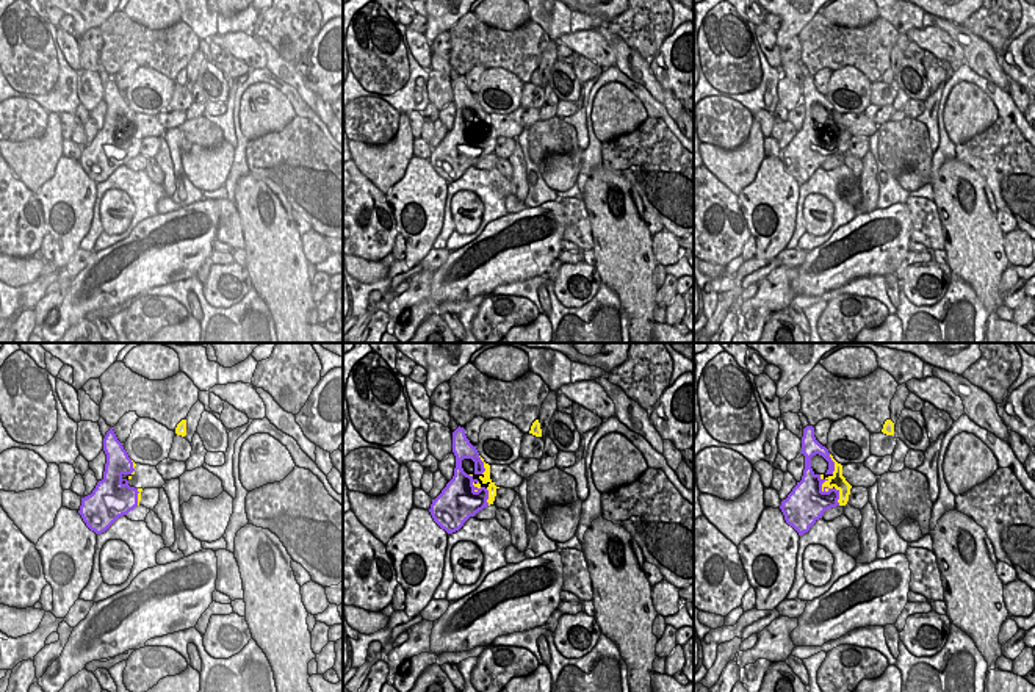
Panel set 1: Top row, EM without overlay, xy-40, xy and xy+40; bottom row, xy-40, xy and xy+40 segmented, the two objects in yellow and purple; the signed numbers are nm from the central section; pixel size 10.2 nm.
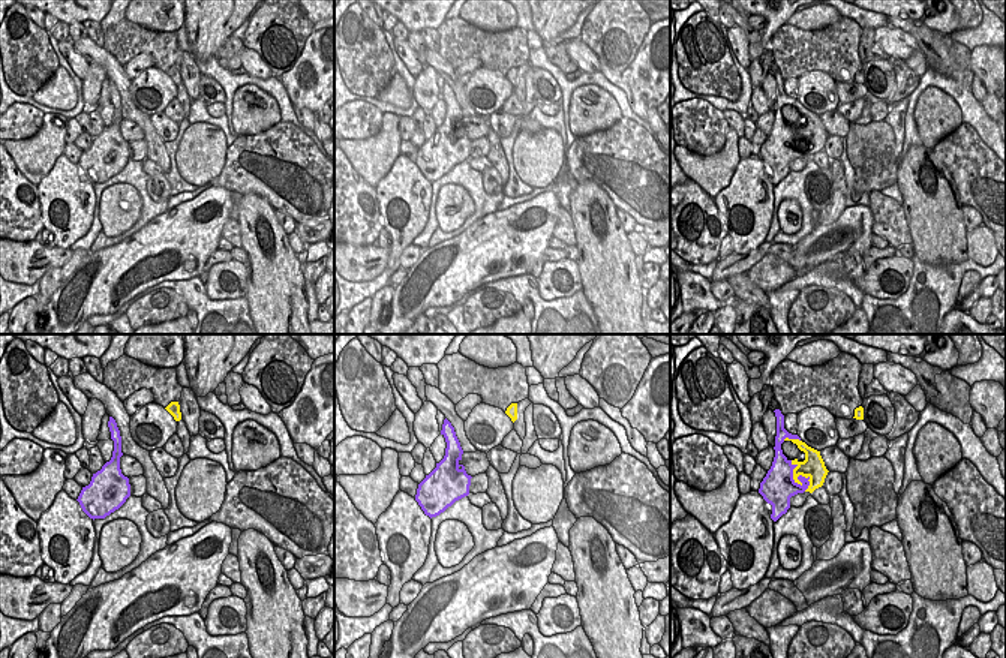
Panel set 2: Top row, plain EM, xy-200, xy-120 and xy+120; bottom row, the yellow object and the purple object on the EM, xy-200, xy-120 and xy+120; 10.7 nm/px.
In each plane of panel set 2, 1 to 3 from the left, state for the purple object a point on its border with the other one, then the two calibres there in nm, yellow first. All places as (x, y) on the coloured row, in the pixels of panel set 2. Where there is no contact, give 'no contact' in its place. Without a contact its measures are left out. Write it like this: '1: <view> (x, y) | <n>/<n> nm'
1: no contact
2: no contact
3: xy+120 (796, 478) | 240/360 nm

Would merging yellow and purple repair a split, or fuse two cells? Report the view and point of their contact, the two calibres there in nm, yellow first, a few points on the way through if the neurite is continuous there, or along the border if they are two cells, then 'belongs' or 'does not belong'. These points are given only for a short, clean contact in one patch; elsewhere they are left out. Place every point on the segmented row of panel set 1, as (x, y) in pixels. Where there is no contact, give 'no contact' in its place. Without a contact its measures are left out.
contact xy+40 (822, 484); calibres 160 and 400 nm; belongs

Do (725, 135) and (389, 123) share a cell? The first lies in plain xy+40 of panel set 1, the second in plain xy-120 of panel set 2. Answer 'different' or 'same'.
different

